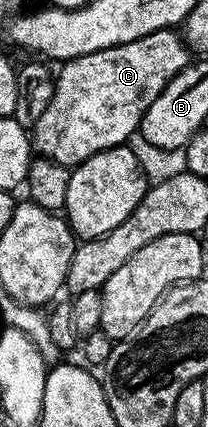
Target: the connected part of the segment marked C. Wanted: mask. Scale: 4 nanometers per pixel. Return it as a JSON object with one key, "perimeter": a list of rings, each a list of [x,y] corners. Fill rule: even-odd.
{"perimeter":[[[176,29],[156,30],[134,42],[112,46],[87,56],[68,59],[62,70],[56,71],[55,96],[47,104],[39,124],[31,131],[31,146],[40,157],[50,158],[59,164],[76,168],[91,156],[112,146],[123,146],[132,134],[138,133],[141,117],[151,108],[151,104],[163,92],[163,88],[191,61],[191,51],[184,37]]]}

